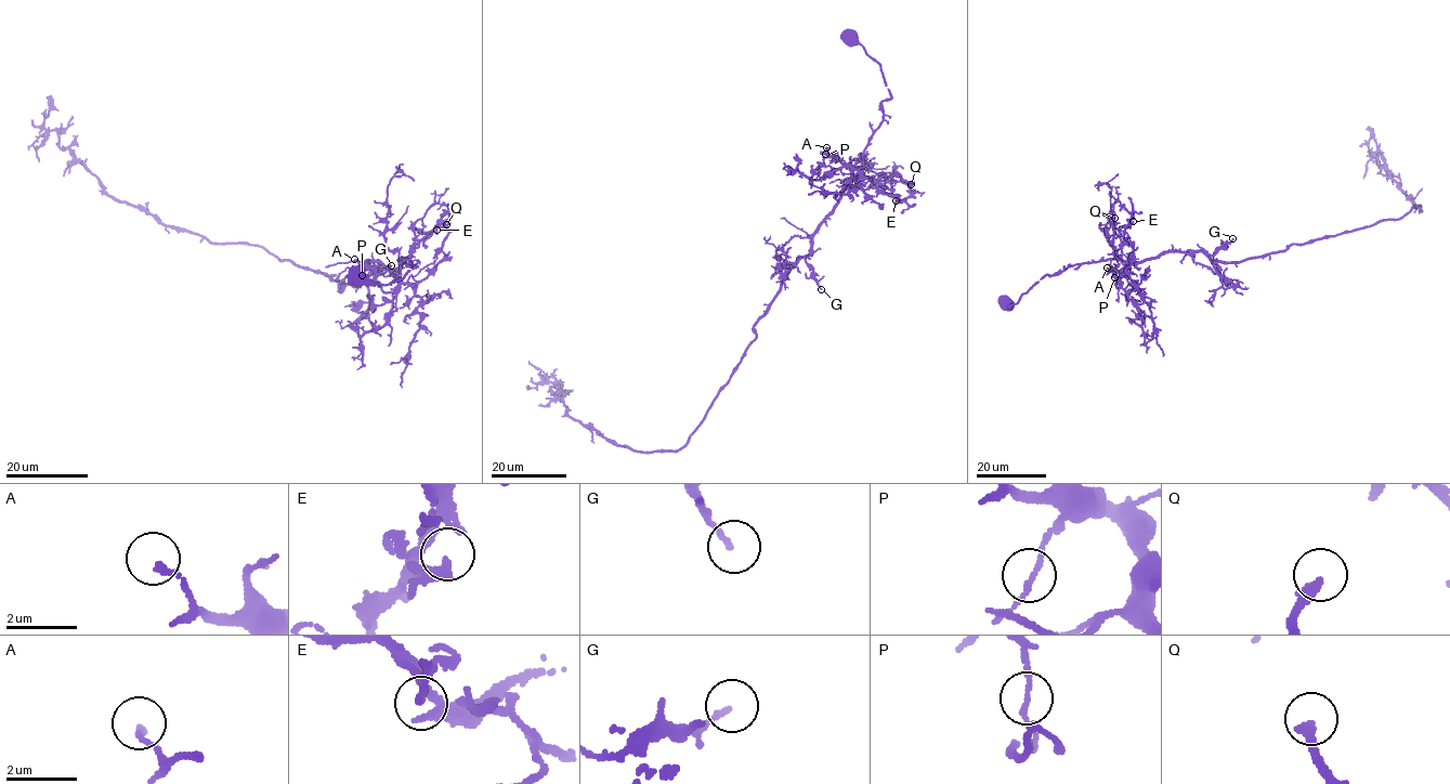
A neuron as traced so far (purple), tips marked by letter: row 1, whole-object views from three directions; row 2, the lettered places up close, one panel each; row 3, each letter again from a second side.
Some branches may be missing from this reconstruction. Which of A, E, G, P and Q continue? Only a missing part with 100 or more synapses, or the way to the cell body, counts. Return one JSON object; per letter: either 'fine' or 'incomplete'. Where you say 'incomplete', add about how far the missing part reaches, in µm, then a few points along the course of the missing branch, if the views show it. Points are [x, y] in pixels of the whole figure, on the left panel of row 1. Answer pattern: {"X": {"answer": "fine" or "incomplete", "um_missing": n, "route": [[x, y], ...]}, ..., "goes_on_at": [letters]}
{"A": {"answer": "fine"}, "E": {"answer": "fine"}, "G": {"answer": "fine"}, "P": {"answer": "fine"}, "Q": {"answer": "fine"}, "goes_on_at": []}

